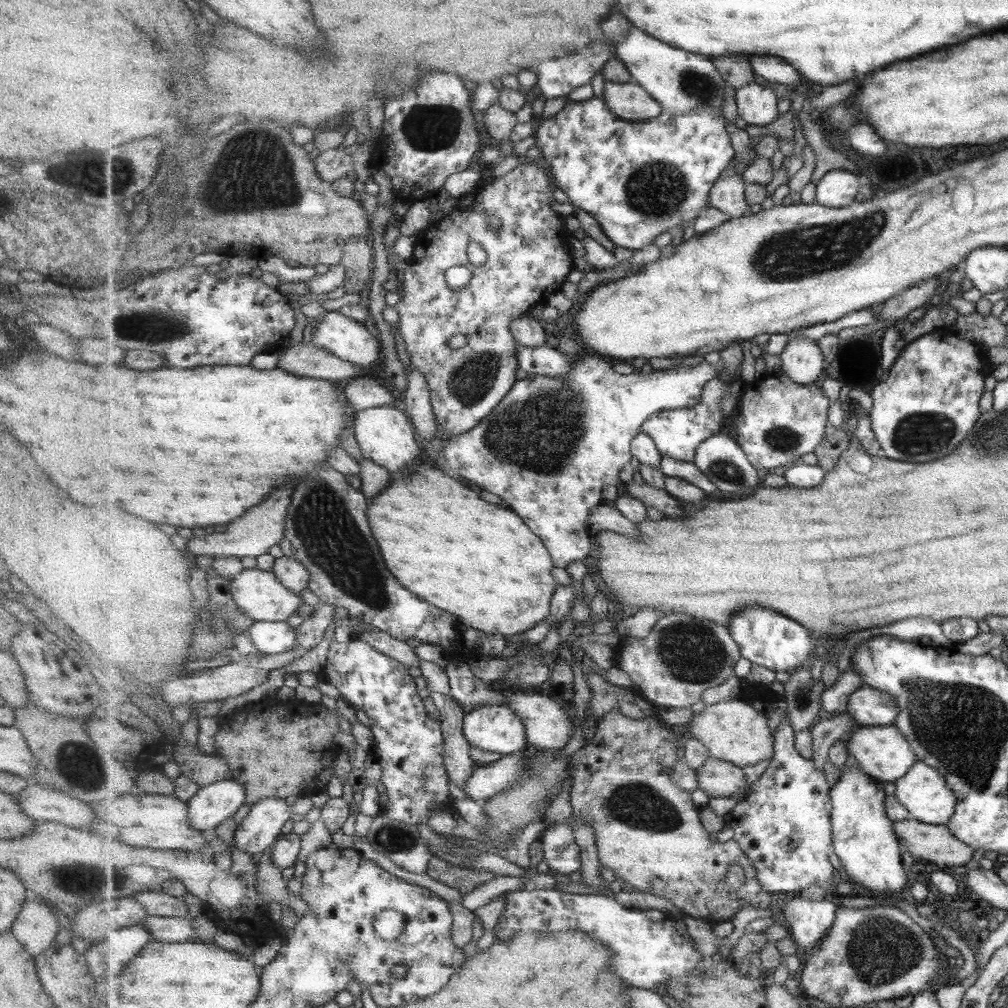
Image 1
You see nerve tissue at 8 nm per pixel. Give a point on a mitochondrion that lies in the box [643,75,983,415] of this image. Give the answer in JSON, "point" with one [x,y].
{"point":[817,249]}

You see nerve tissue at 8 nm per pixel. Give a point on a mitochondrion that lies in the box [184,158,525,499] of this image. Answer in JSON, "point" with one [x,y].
{"point":[470,381]}

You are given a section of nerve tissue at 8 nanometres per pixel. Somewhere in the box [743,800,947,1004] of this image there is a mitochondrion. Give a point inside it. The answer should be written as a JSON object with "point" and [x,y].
{"point":[879,951]}

